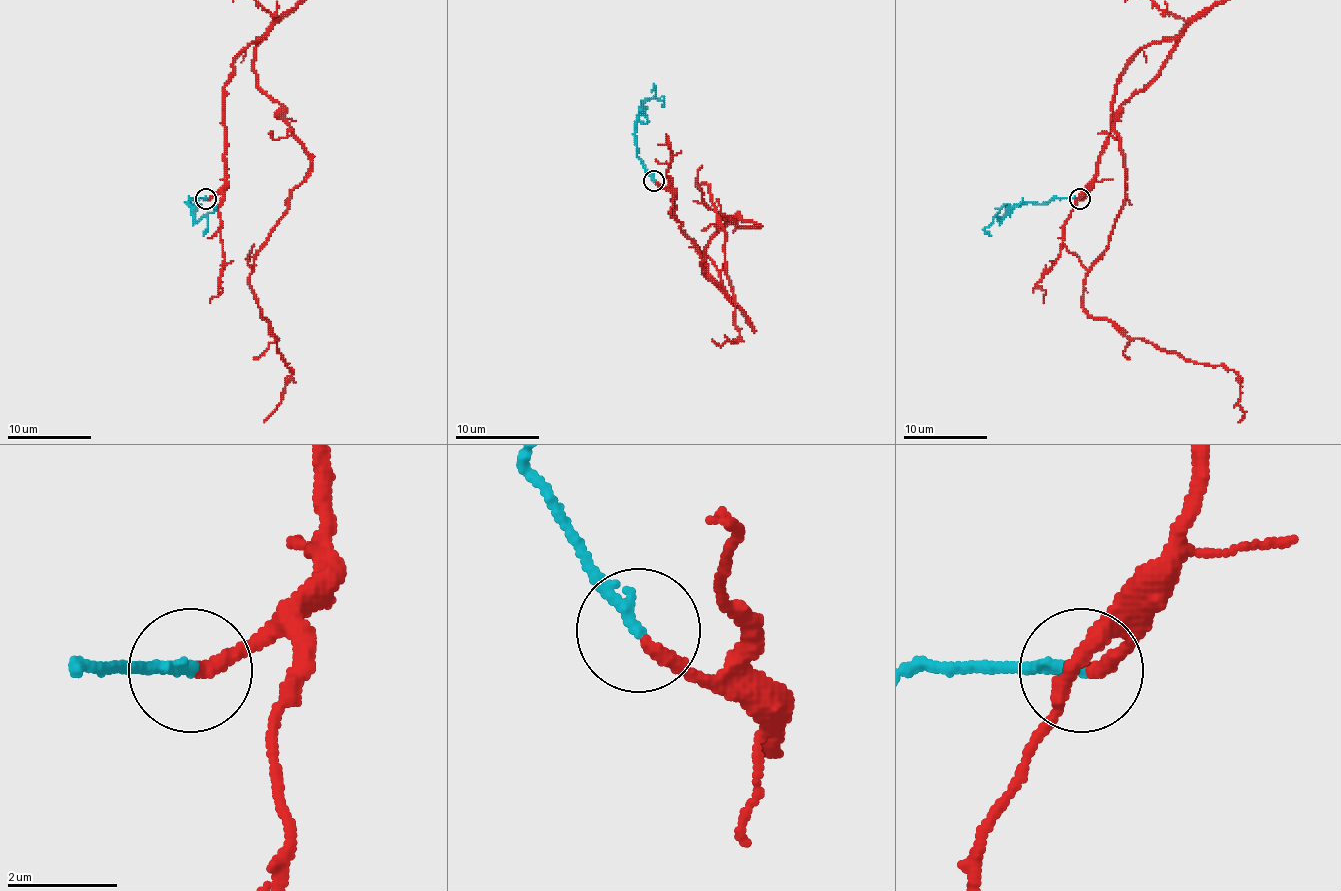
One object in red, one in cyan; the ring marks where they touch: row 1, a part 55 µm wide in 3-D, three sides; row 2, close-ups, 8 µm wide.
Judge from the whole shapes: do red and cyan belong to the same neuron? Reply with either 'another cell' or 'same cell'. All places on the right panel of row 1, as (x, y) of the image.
same cell

